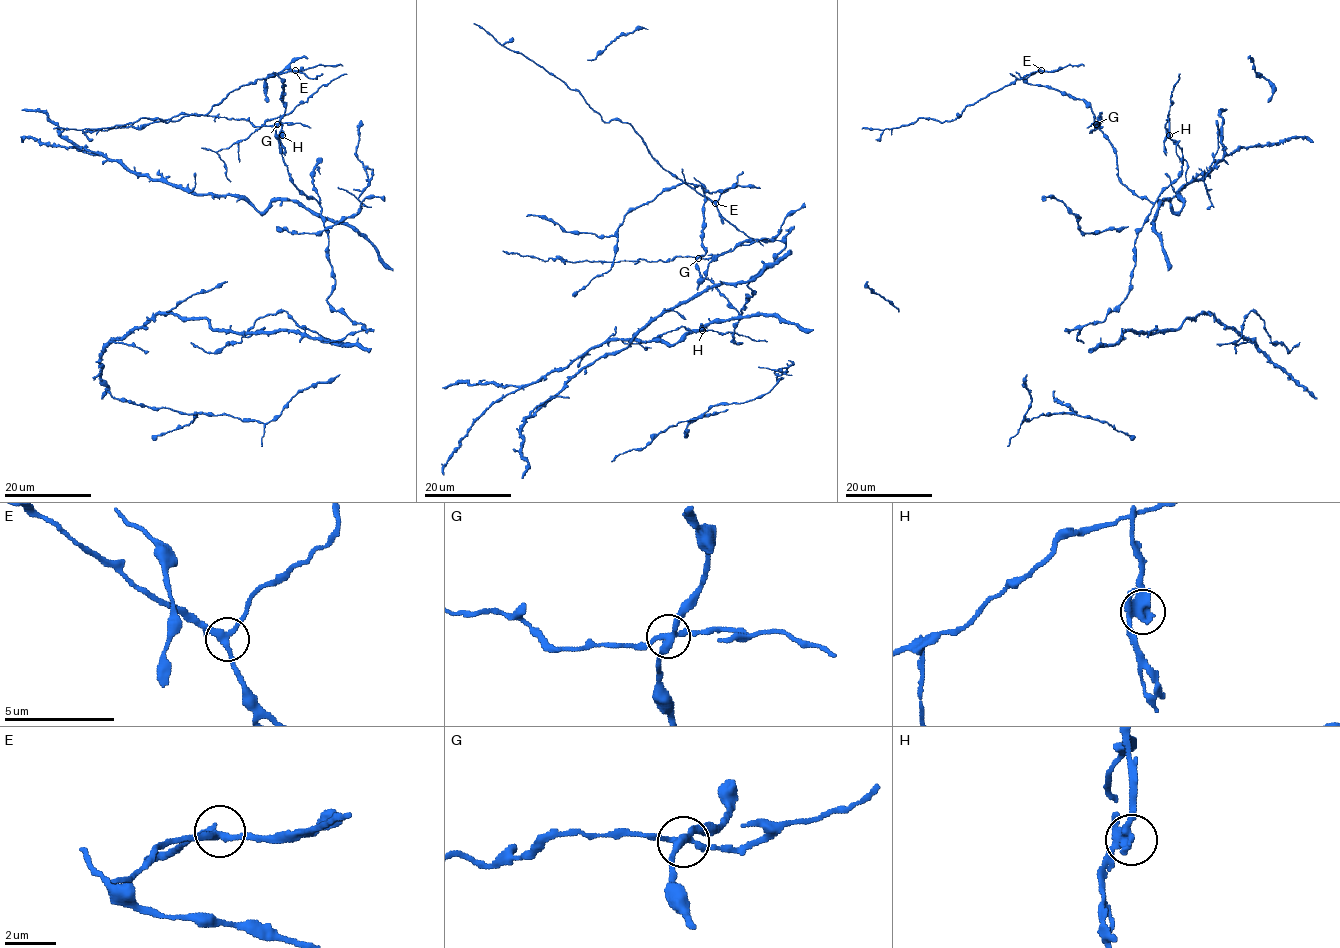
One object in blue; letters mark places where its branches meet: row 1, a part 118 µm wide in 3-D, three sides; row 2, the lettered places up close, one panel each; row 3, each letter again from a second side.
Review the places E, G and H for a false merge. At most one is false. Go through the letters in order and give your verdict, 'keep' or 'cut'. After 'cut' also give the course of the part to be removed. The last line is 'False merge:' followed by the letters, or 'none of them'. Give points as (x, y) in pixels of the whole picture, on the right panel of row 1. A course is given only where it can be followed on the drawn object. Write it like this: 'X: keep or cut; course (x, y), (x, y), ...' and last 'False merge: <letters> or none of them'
E: keep
G: cut; course (1096, 123), (1100, 114), (1099, 127), (1089, 133)
H: keep
False merge: G

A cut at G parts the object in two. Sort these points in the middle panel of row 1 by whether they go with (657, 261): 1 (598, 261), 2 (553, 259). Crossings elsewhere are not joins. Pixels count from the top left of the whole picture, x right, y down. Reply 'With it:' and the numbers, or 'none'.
With it: 1, 2

